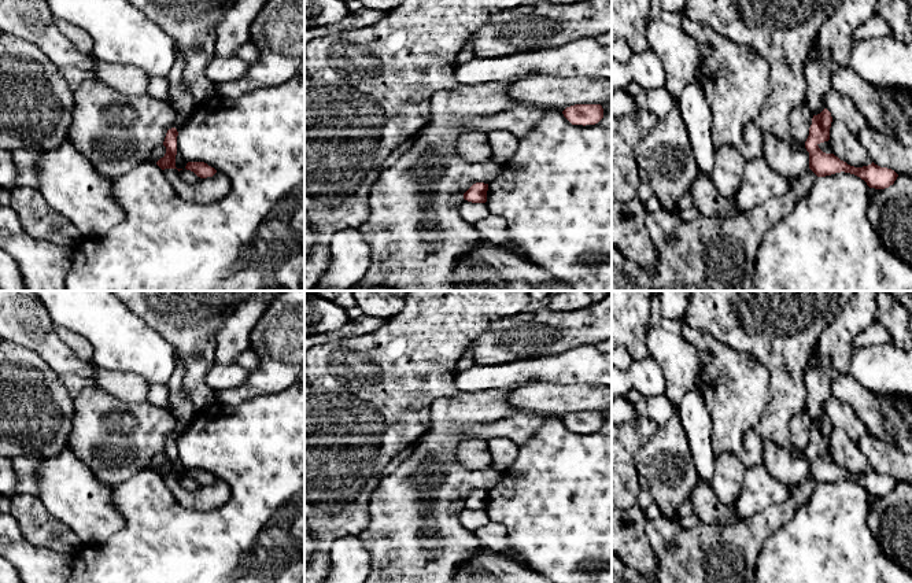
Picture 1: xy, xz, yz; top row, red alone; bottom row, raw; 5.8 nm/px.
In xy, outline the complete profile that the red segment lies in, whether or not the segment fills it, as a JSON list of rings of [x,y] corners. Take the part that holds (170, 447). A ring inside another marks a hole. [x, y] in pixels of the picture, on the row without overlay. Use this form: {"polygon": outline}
{"polygon": [[[176,435],[167,438],[163,453],[166,454],[166,461],[160,465],[156,472],[165,476],[177,476],[176,475],[176,462],[177,462],[177,443],[178,439]]]}

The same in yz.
{"polygon": [[[827,416],[812,425],[809,443],[805,449],[805,455],[809,460],[809,476],[817,484],[826,484],[841,479],[850,480],[864,487],[869,495],[875,497],[885,497],[893,492],[898,481],[891,476],[880,475],[874,469],[868,473],[854,475],[841,468],[834,461],[826,461],[819,455],[820,450],[830,447],[831,429],[832,424]]]}

